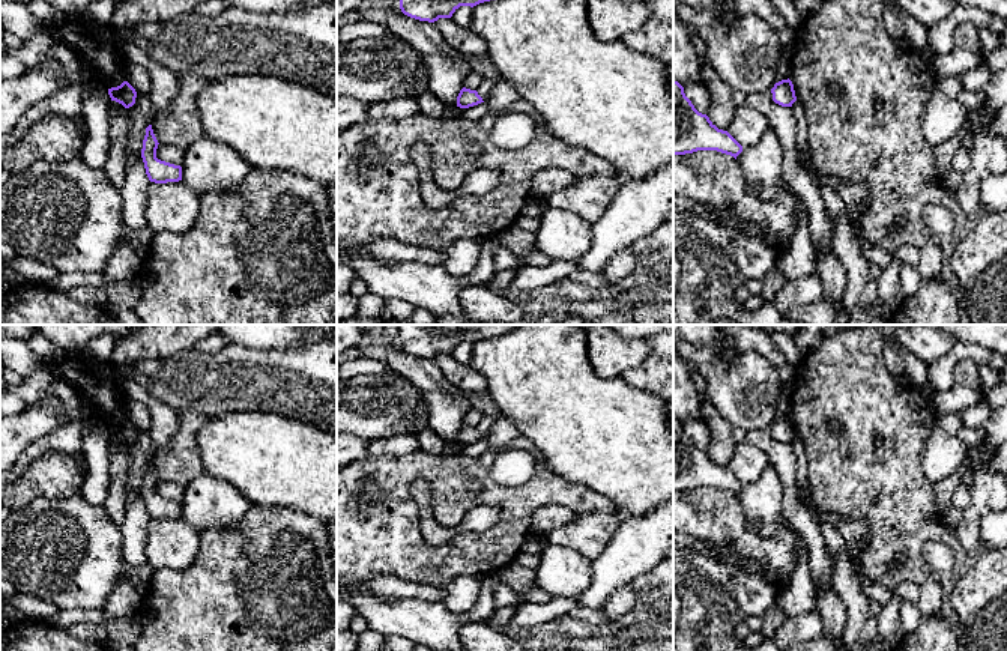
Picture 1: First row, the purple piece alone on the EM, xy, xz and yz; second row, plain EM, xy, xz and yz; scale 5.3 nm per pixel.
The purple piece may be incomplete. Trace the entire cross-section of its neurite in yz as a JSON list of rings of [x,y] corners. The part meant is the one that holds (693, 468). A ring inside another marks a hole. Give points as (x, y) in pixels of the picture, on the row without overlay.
[[[673,416],[673,492],[697,487],[717,487],[736,496],[742,483],[727,468],[718,466],[706,451],[699,450],[684,424]]]

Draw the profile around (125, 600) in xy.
[[[140,489],[131,496],[126,505],[126,517],[120,528],[123,535],[123,571],[104,606],[108,621],[138,613],[143,592],[131,583],[128,574],[147,562],[146,541],[149,520],[150,517]]]

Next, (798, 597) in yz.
[[[797,532],[797,567],[779,601],[786,618],[818,610],[813,574],[809,567],[809,552],[800,532]]]

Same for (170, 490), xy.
[[[158,481],[156,495],[174,502],[182,502],[183,487],[173,481]]]

